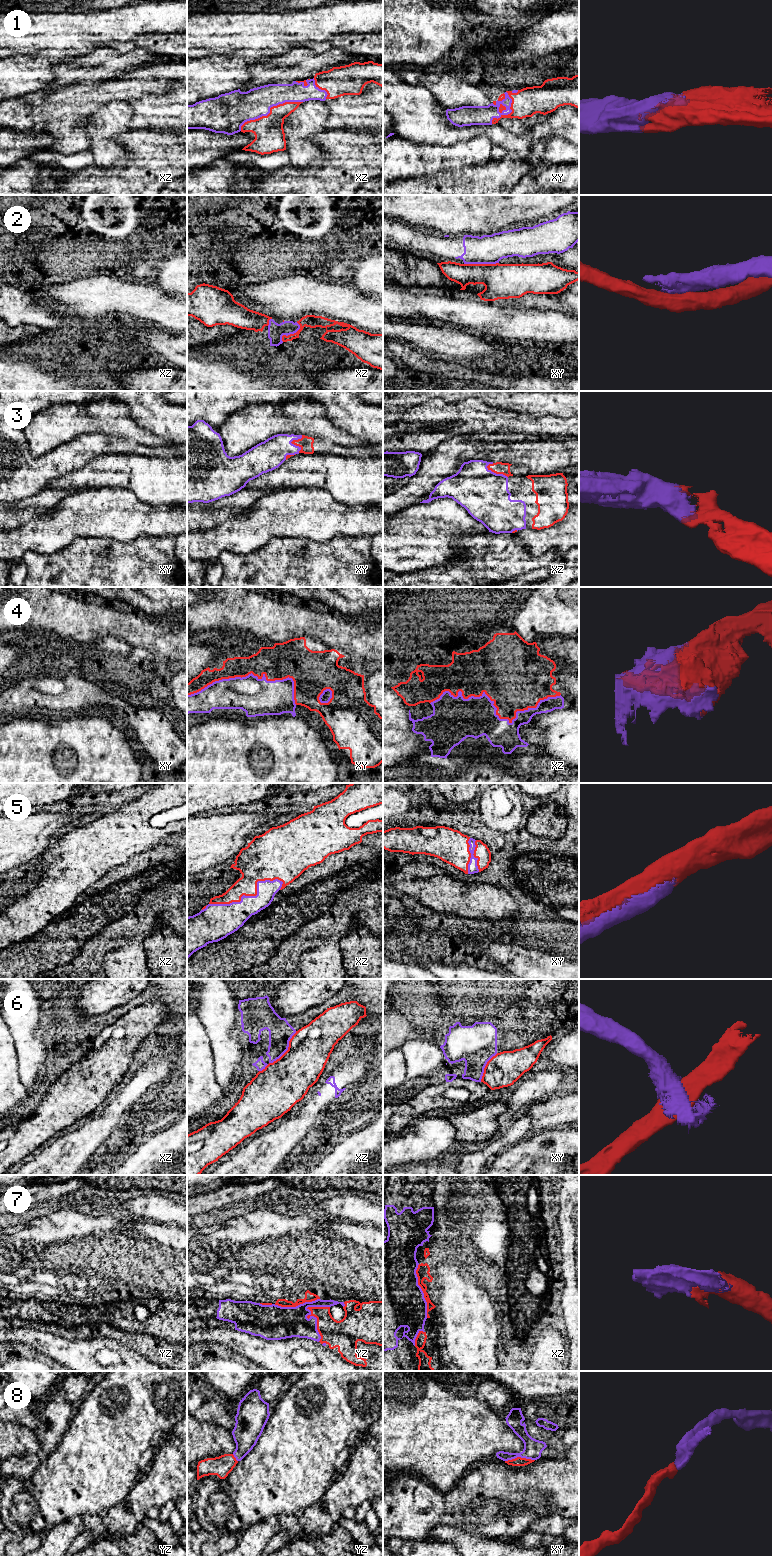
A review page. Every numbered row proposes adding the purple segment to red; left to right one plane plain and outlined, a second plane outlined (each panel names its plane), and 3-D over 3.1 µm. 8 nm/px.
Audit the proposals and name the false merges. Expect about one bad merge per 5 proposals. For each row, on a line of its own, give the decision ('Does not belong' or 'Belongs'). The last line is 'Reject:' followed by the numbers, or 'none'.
1: Belongs
2: Does not belong
3: Belongs
4: Belongs
5: Belongs
6: Does not belong
7: Belongs
8: Belongs
Reject: 2, 6

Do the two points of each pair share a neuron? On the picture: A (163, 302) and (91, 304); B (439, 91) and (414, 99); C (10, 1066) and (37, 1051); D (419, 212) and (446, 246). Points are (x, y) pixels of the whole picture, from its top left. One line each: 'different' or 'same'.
A: same
B: different
C: different
D: different

